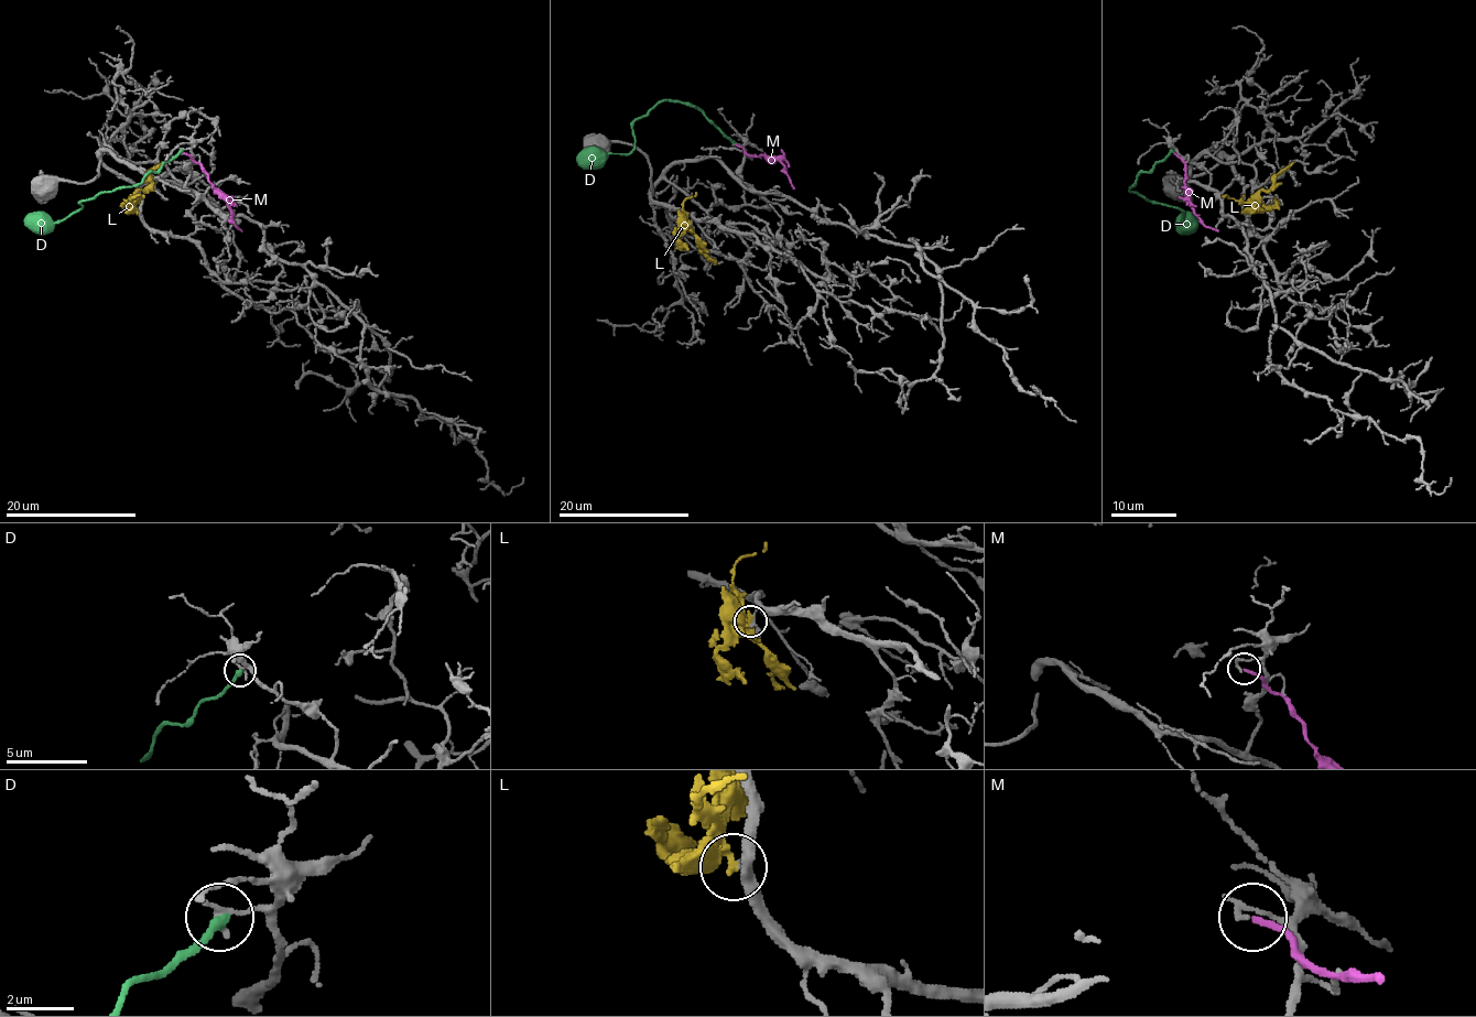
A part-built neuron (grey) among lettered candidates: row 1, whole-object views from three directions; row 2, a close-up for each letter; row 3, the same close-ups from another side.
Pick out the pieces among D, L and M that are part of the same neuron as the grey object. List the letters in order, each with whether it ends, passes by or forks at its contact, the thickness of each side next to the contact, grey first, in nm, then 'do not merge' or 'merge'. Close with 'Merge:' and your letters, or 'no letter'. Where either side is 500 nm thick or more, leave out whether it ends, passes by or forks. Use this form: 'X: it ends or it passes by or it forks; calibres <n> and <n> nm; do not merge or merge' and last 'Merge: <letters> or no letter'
D: it ends; calibres 200 and 320 nm; do not merge
L: it ends; calibres 200 and 320 nm; do not merge
M: it ends; calibres 130 and 170 nm; do not merge
Merge: no letter

